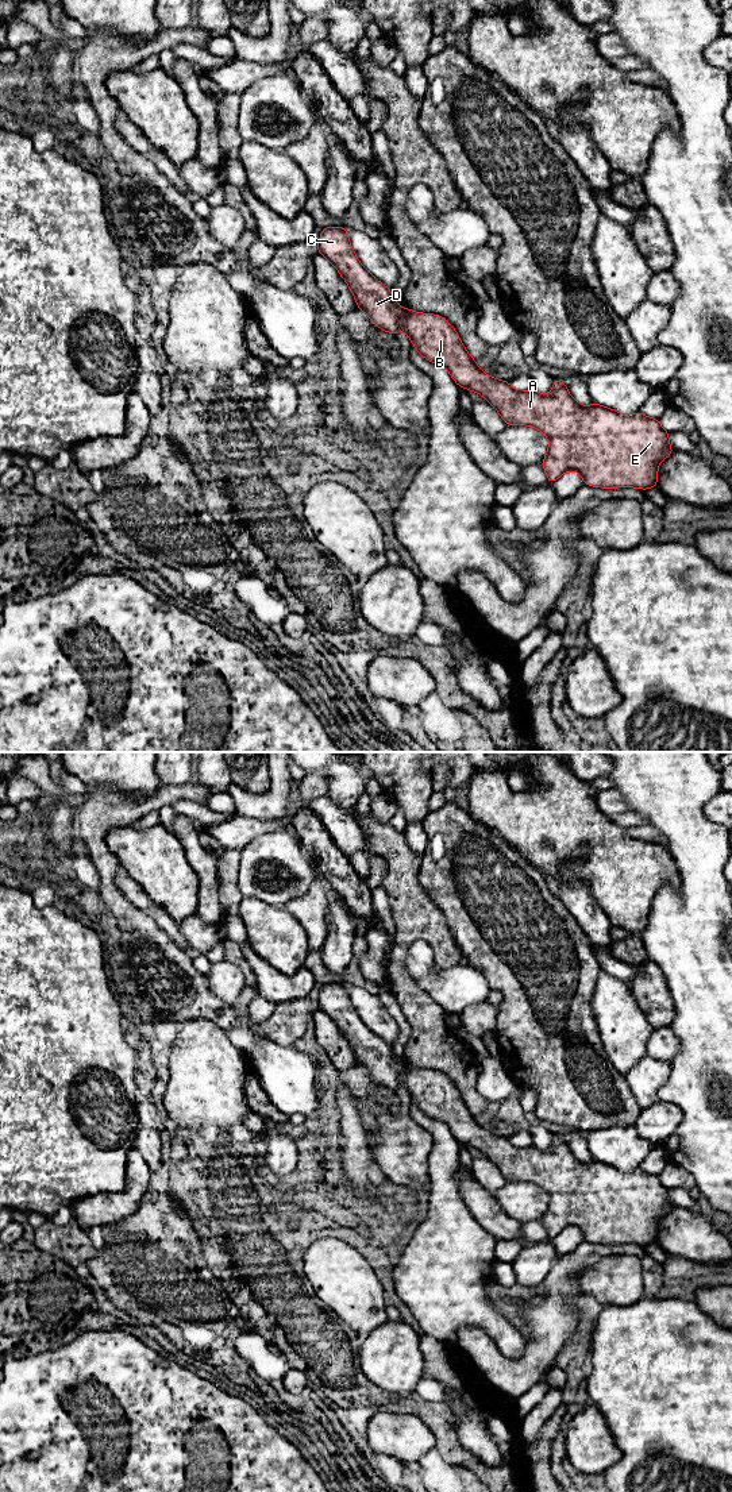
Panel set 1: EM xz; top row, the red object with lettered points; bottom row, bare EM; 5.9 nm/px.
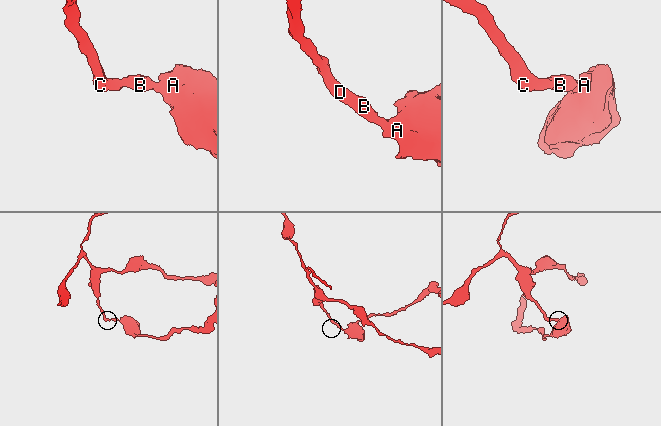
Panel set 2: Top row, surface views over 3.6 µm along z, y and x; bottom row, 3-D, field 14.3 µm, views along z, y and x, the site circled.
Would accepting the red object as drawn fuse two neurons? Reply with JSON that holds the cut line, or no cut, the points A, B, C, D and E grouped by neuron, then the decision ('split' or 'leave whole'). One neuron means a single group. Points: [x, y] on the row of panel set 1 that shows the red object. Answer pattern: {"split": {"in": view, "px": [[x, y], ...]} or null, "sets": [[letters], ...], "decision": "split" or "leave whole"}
{"split": null, "sets": [["A", "B", "C", "D", "E"]], "decision": "leave whole"}

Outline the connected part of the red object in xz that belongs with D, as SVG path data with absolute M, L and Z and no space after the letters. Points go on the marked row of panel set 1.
M325 227L317 243L317 252L325 257L347 282L361 312L378 328L396 335L405 331L417 352L447 369L462 389L470 389L492 404L506 425L531 425L542 431L548 442L548 451L542 460L551 485L566 471L581 474L583 485L593 487L639 487L647 490L658 483L658 466L675 452L669 446L670 432L660 427L659 419L635 412L621 415L613 409L593 402L589 406L578 404L567 386L554 378L550 394L531 390L516 390L508 381L494 379L485 374L463 347L455 328L442 316L417 313L394 302L392 290L374 278L352 251L348 234L343 227Z

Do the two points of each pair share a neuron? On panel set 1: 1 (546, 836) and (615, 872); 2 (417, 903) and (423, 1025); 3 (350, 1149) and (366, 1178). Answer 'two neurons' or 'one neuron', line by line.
1: one neuron
2: one neuron
3: one neuron

